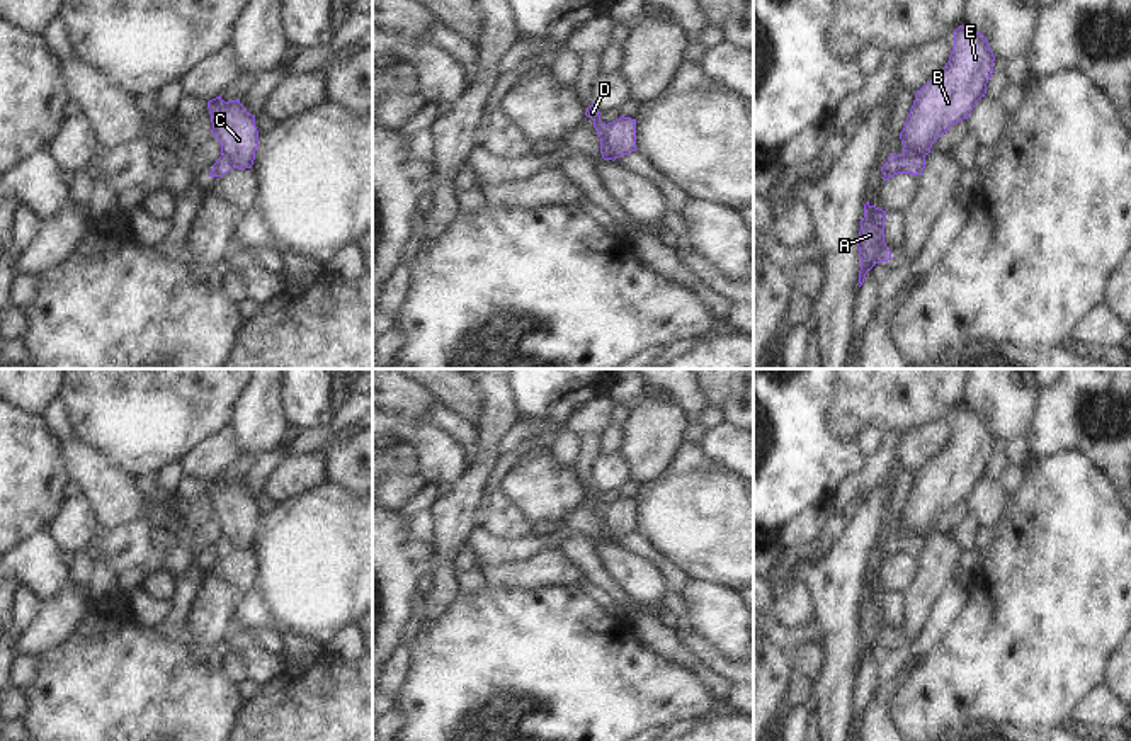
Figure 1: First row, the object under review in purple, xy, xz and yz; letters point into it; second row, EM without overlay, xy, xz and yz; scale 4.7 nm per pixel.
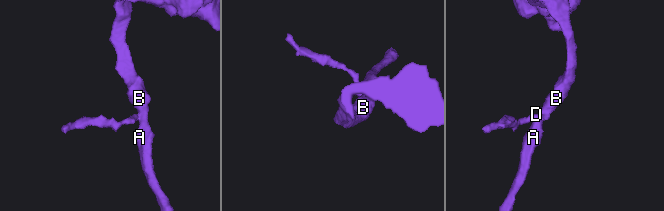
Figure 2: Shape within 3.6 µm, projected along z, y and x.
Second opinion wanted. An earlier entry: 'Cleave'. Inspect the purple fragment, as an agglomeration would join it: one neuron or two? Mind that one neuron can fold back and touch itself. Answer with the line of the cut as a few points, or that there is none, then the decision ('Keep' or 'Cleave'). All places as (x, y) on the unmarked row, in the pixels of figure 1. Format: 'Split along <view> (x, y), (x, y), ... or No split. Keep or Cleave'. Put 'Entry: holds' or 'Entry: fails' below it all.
Split along xz (606, 505), (604, 527), (611, 539). Cleave.
Entry: holds

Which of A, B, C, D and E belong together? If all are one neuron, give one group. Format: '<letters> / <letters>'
A B C E / D

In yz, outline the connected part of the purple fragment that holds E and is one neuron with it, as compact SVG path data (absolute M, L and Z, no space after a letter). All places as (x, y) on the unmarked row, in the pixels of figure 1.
M963 406L952 416L954 427L949 442L915 474L900 513L903 534L898 537L929 535L932 525L952 505L968 500L976 483L986 474L995 442L988 420Z

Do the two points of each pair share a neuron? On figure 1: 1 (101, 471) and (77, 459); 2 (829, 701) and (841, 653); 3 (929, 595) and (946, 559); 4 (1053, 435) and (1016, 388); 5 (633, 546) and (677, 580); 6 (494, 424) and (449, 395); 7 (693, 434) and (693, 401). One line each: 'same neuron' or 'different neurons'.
1: same neuron
2: same neuron
3: same neuron
4: different neurons
5: same neuron
6: different neurons
7: same neuron

